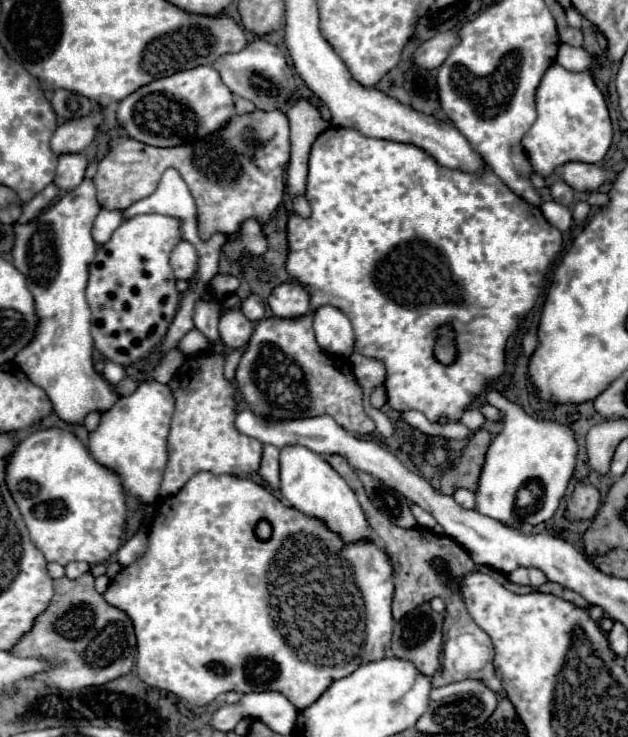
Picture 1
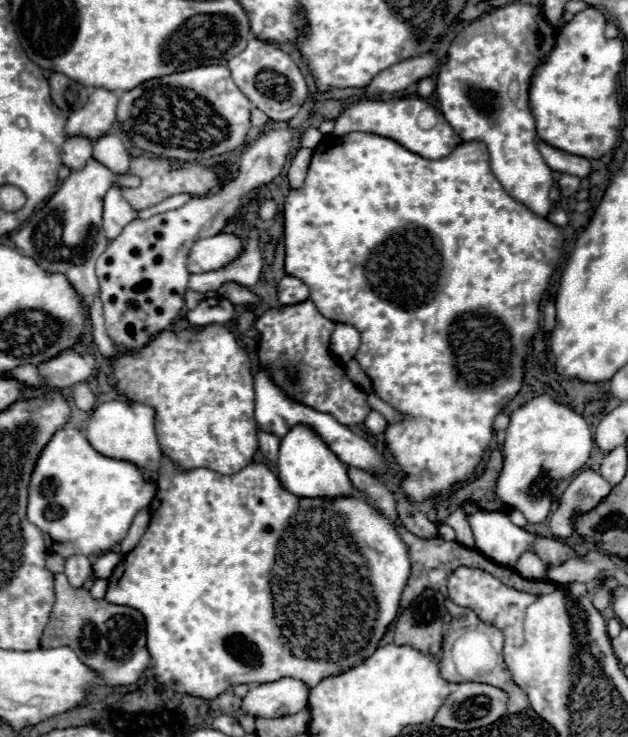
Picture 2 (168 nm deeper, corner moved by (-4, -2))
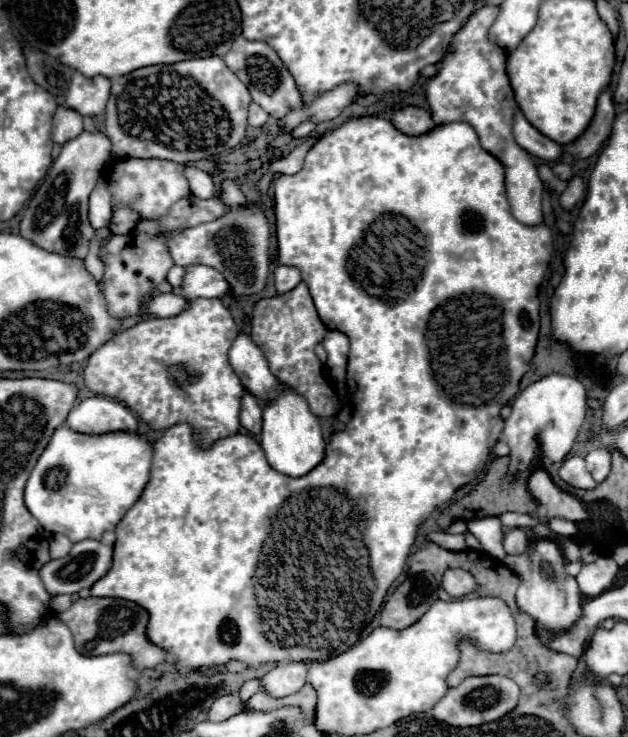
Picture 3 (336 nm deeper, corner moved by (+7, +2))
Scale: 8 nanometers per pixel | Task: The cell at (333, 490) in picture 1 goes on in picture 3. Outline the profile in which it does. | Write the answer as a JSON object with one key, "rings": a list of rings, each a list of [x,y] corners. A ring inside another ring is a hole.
{"rings":[[[281,384],[279,394],[263,404],[263,430],[261,430],[261,446],[265,456],[273,468],[285,472],[289,476],[303,476],[309,468],[315,468],[325,454],[325,440],[321,434],[319,418],[309,410],[307,400],[297,394],[295,388]]]}

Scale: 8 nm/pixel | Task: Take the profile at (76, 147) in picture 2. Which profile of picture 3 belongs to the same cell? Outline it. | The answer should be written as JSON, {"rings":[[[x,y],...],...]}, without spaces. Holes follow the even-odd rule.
{"rings":[[[59,106],[53,116],[53,140],[65,144],[65,140],[77,136],[77,132],[83,132],[83,116],[73,108]]]}

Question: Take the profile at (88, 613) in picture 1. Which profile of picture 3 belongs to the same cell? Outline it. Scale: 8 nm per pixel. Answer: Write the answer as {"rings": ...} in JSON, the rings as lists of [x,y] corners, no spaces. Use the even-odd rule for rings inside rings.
{"rings":[[[79,598],[77,602],[71,604],[69,610],[57,616],[69,626],[77,650],[85,656],[129,652],[133,656],[133,664],[137,664],[139,670],[153,668],[165,660],[167,652],[161,646],[153,644],[145,634],[149,622],[147,610],[135,602],[121,600],[121,598],[85,598],[85,600]]]}

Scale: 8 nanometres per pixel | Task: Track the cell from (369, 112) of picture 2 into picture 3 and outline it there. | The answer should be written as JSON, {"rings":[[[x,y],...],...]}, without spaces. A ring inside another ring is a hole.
{"rings":[[[403,108],[399,112],[393,114],[393,126],[409,136],[419,136],[429,132],[429,128],[433,128],[433,120],[431,114],[423,108]]]}

